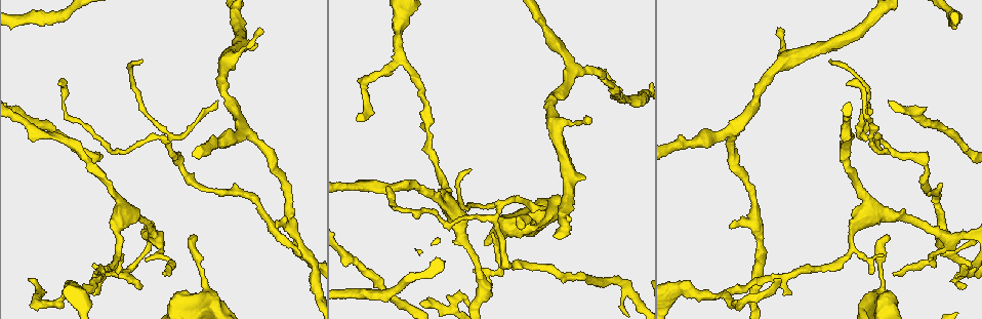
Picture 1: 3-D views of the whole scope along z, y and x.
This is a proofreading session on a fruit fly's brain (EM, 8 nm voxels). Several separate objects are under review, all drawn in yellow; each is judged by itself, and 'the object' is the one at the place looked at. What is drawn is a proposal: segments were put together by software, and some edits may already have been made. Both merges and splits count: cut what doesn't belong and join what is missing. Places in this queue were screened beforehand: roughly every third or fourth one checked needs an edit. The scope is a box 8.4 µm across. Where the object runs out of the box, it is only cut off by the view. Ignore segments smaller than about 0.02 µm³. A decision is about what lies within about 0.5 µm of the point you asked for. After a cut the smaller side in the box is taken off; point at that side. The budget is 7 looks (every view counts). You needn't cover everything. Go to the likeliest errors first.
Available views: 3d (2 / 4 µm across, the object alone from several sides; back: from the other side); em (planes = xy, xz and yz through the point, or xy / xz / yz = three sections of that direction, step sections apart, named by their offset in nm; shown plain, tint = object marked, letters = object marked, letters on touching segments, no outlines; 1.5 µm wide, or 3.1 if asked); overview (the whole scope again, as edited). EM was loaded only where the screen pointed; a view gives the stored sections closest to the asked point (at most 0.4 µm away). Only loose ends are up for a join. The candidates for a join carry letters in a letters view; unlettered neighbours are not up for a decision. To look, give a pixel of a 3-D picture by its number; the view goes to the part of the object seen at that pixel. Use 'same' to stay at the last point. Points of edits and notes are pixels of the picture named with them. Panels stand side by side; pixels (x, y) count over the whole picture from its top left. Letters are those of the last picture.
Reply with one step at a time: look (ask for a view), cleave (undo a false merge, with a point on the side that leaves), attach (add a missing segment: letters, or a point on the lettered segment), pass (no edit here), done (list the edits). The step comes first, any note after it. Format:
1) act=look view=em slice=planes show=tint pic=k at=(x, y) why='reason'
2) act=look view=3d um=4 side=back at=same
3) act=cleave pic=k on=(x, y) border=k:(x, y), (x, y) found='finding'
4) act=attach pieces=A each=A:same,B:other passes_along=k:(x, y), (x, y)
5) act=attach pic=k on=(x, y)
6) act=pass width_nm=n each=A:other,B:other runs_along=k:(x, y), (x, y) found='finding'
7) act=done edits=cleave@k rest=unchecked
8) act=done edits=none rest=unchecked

act=look view=3d um=4 pic=1 at=(881, 141) why='abrupt turn'

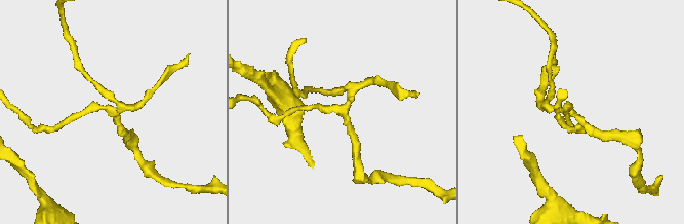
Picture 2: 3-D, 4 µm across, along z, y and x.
act=look view=em slice=yz step=8 show=tint pic=2 at=(113, 113) arms=4 why='shape alone is not enough'

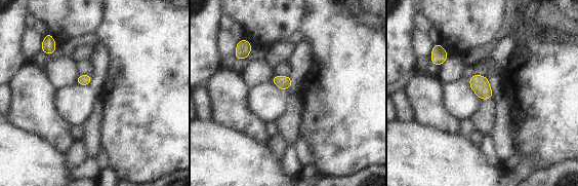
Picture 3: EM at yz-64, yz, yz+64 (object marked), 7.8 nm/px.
act=look view=em slice=planes show=letters at=same why='cut it another way'

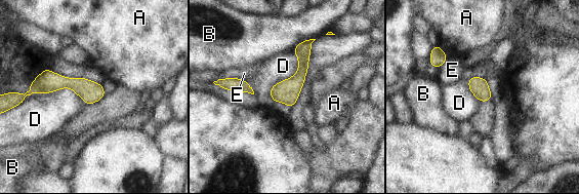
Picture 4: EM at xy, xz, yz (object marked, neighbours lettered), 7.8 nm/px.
act=pass each=A:other,B:other,D:other,E:other found='one cell here'

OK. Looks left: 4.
act=look view=em slice=planes show=tint pic=1 at=(121, 216) why='sudden change in width'

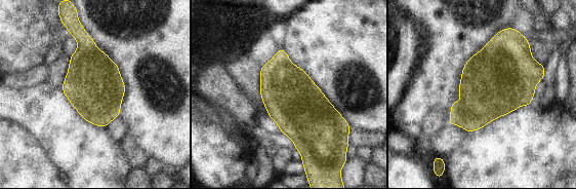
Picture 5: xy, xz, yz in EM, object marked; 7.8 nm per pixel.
act=look view=em slice=planes show=letters at=same

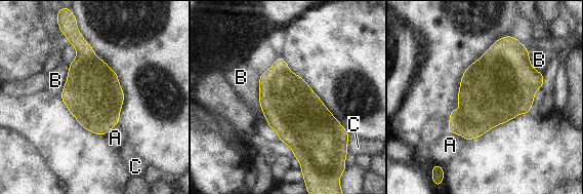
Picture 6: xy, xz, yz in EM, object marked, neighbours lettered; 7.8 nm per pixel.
act=pass each=A:other,B:other,C:other border=6:(258, 76), (258, 103), (266, 120) found='continuous, no second cell'

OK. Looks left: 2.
act=look view=em slice=yz step=8 show=letters pic=1 at=(358, 121) why='an open end'

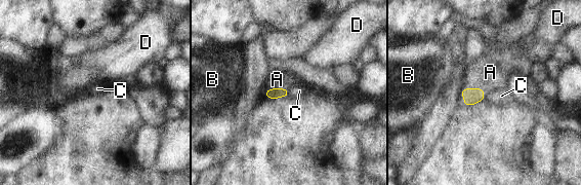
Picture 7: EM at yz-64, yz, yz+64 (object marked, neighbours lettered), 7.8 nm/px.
act=look view=em slice=xz step=4 show=letters at=same

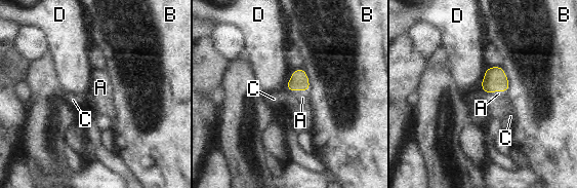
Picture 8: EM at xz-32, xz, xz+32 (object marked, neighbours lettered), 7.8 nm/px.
act=attach pieces=A longest_contact=B:220nm each=A:same,B:other,C:other,D:other passes_along=8:(299, 81), (298, 89), (302, 98) found='the cell continues'

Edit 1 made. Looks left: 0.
act=done edits=attach@8 rest=unchecked

